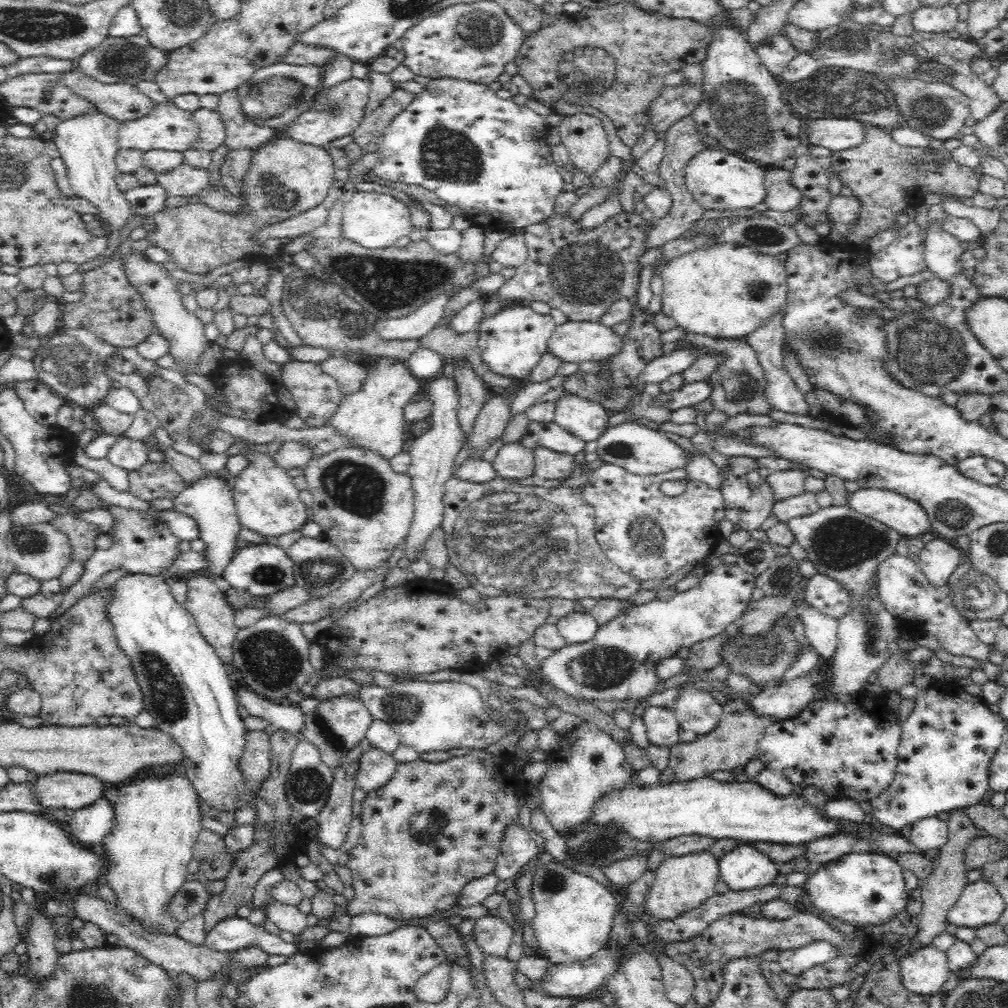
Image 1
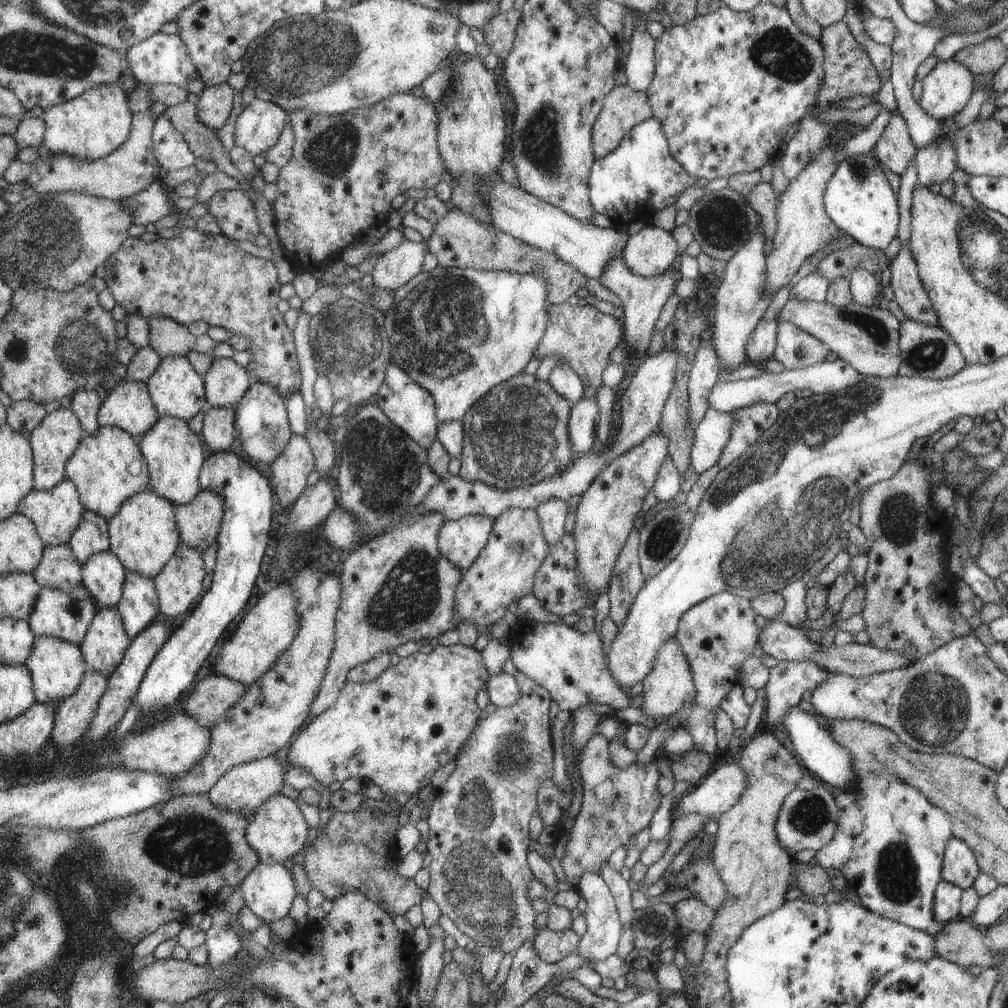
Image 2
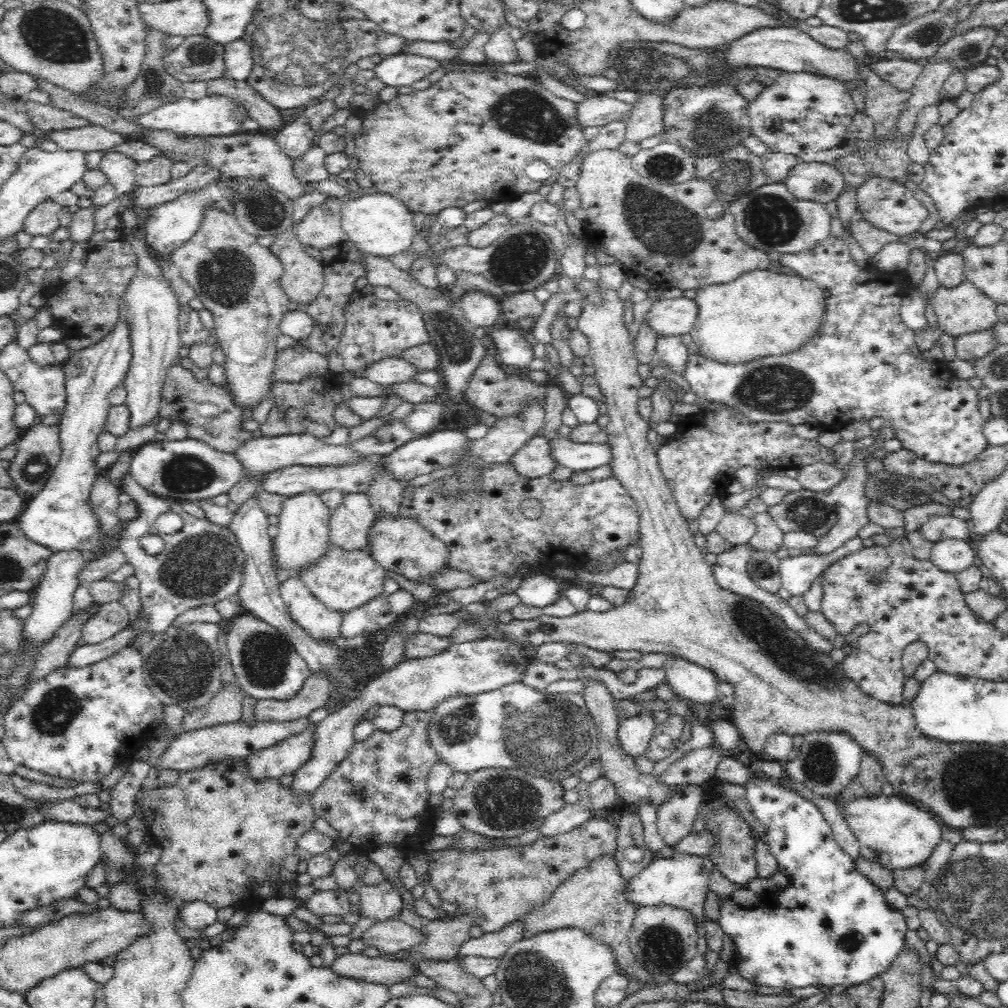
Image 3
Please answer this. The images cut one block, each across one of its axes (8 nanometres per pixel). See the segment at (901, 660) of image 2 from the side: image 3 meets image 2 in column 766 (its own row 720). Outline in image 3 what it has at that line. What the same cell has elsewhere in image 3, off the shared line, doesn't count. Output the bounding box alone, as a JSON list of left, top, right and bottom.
[617,714,657,757]

